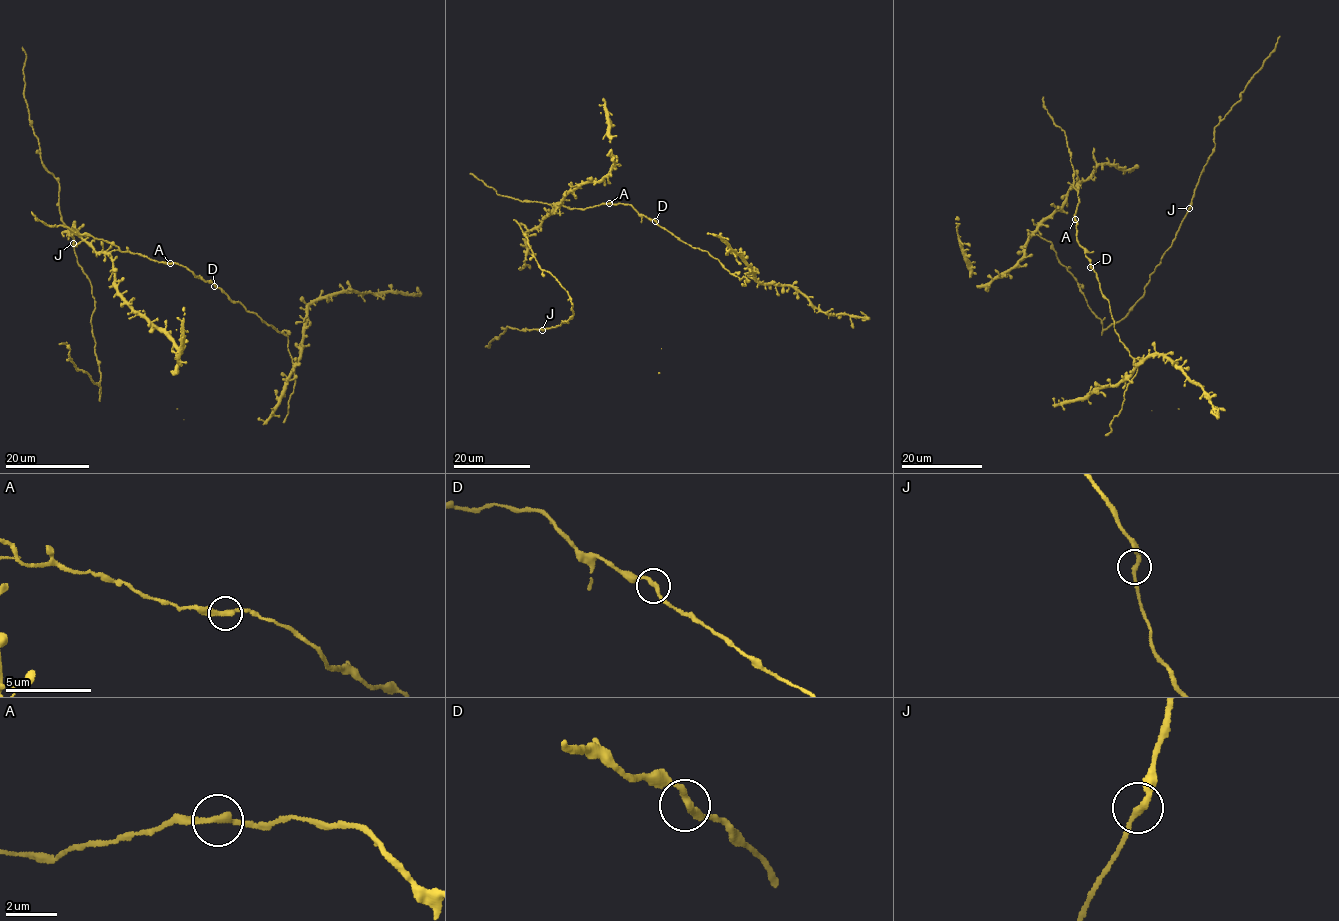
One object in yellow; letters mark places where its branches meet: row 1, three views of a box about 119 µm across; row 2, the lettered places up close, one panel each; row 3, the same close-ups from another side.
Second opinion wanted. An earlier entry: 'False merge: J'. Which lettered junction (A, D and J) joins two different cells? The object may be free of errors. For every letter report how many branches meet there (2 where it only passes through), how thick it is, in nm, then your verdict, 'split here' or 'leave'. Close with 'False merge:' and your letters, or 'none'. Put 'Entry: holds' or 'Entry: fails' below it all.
A: 2 branches meet; 240 nm thick; leave
D: 2 branches meet; 240 nm thick; leave
J: 2 branches meet; 240 nm thick; leave
False merge: none
Entry: fails

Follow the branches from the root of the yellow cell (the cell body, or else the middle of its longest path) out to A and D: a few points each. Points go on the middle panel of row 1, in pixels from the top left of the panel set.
A: (558, 204), (584, 209), (609, 203)
D: (558, 204), (584, 209), (623, 203), (655, 221)

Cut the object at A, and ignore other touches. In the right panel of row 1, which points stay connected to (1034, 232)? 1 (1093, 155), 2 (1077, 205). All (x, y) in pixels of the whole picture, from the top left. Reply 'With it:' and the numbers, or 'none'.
With it: 1

